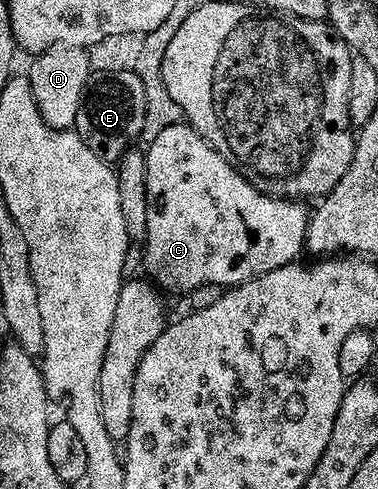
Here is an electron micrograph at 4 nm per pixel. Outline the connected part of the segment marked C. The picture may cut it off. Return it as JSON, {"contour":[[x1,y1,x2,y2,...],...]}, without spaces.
{"contour":[[180,124,161,132,161,136,150,143,146,155,149,172,149,236,143,262,151,273,149,278,152,283,158,284,164,291,172,290,175,294,187,296,202,286,244,286,254,278,300,261,299,253,304,253,307,230,311,227,309,210,307,212,303,207,306,205,262,194,189,124]]}

